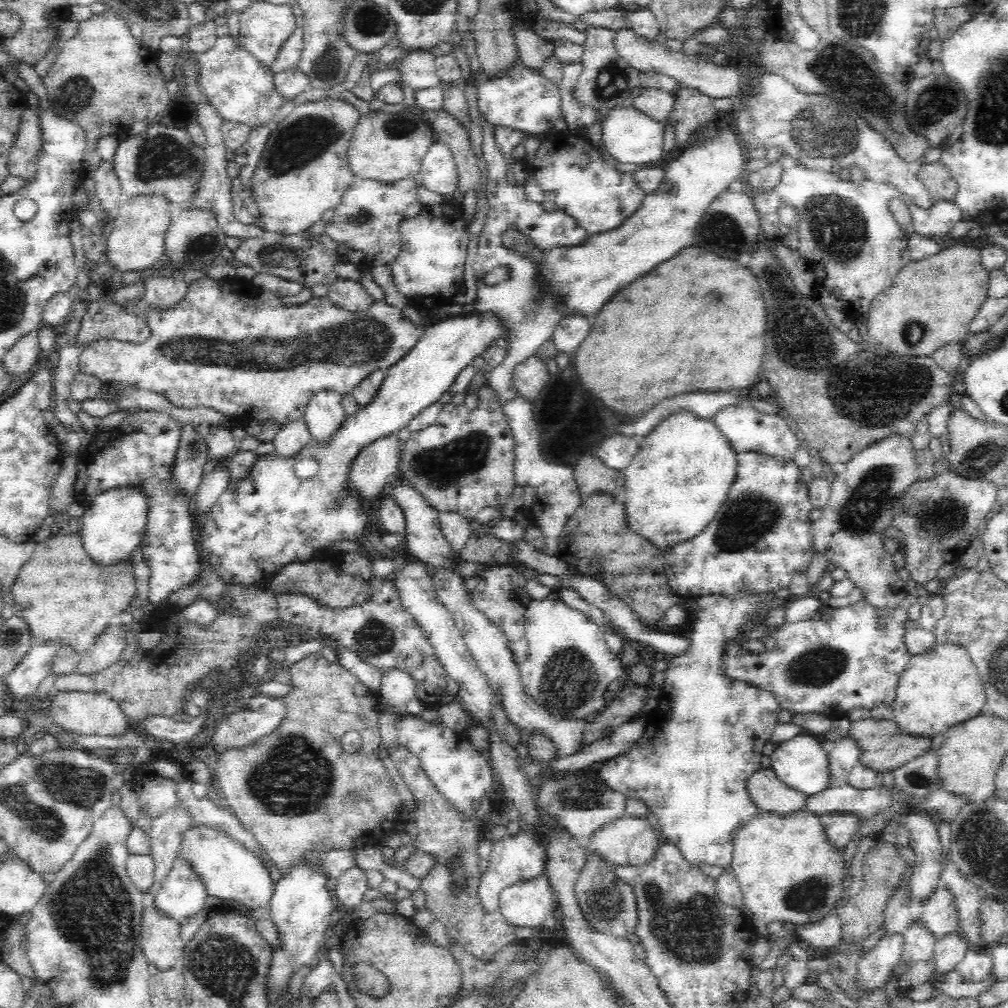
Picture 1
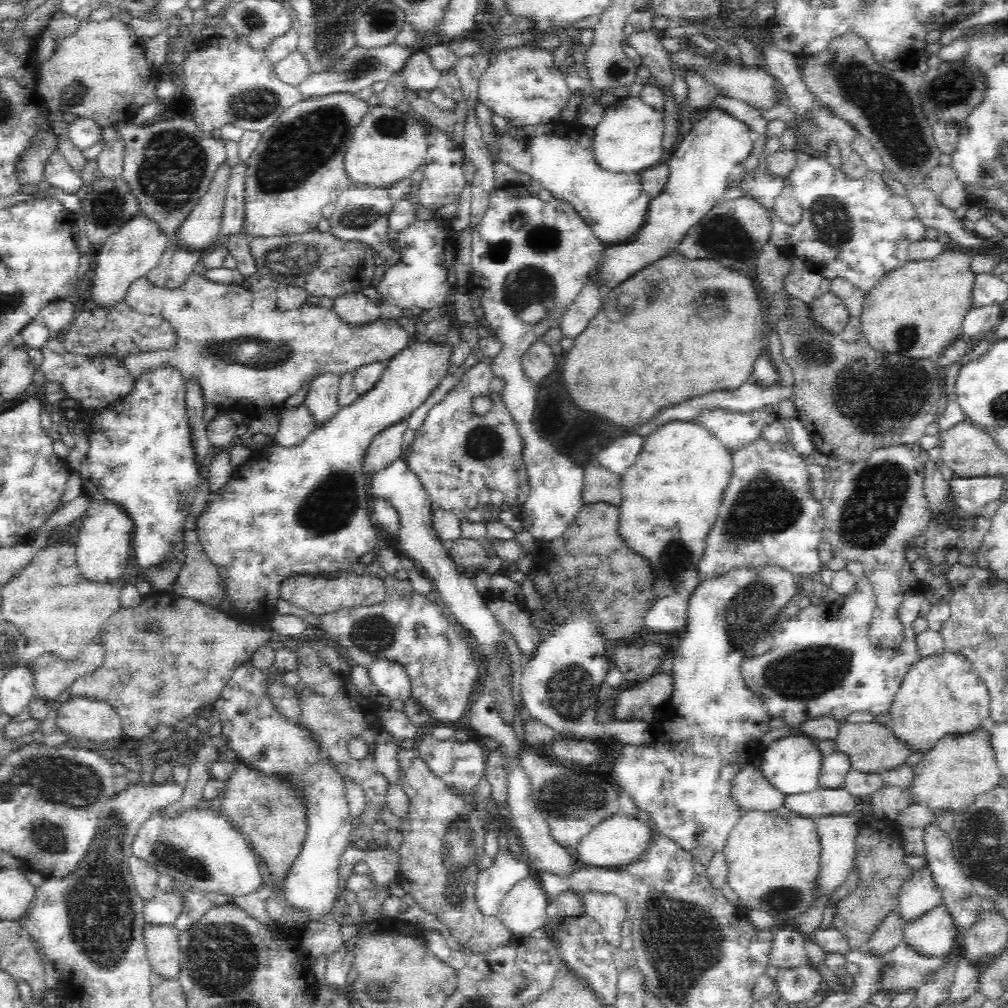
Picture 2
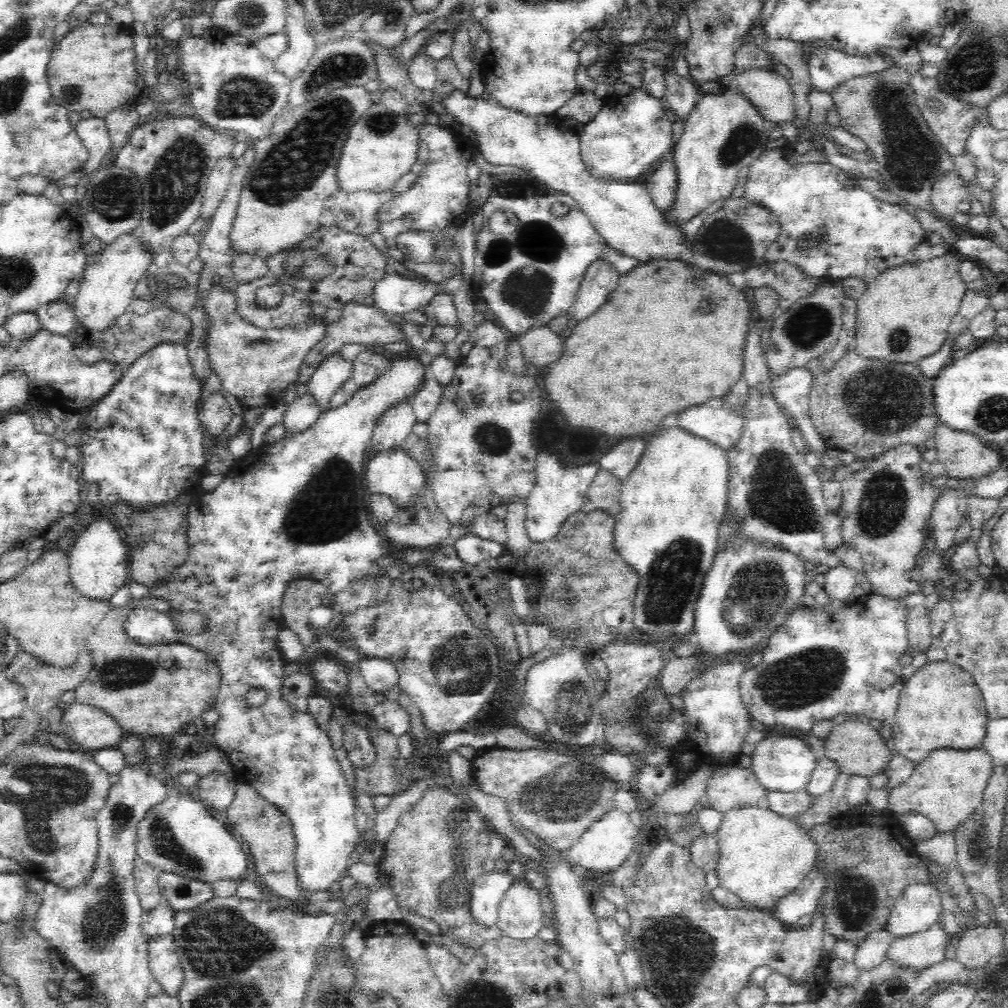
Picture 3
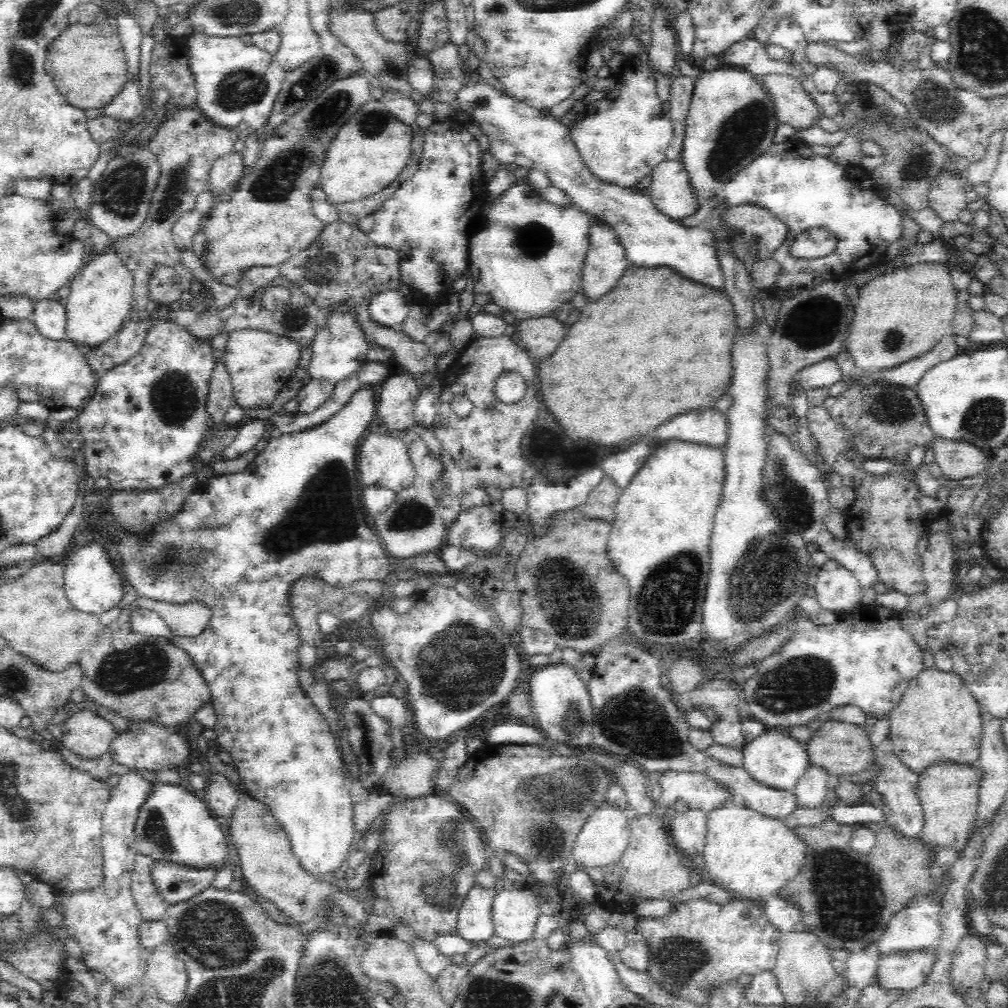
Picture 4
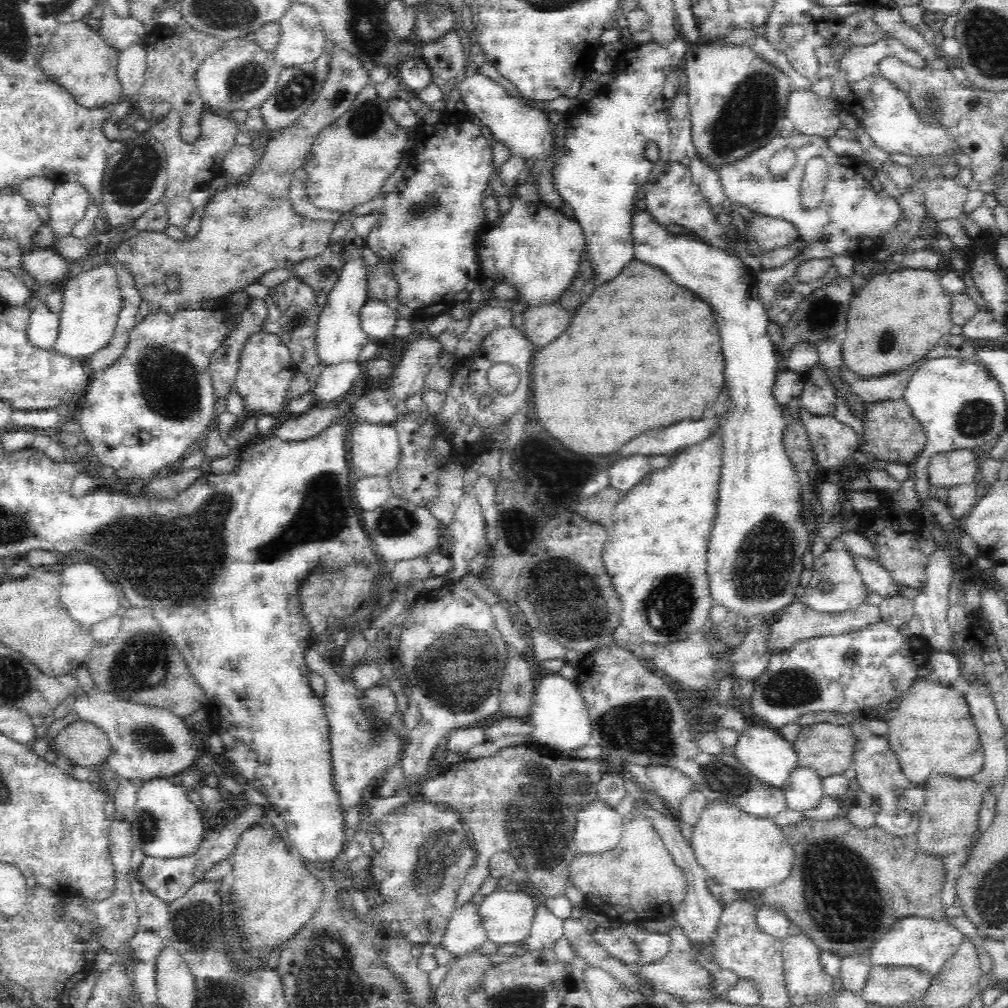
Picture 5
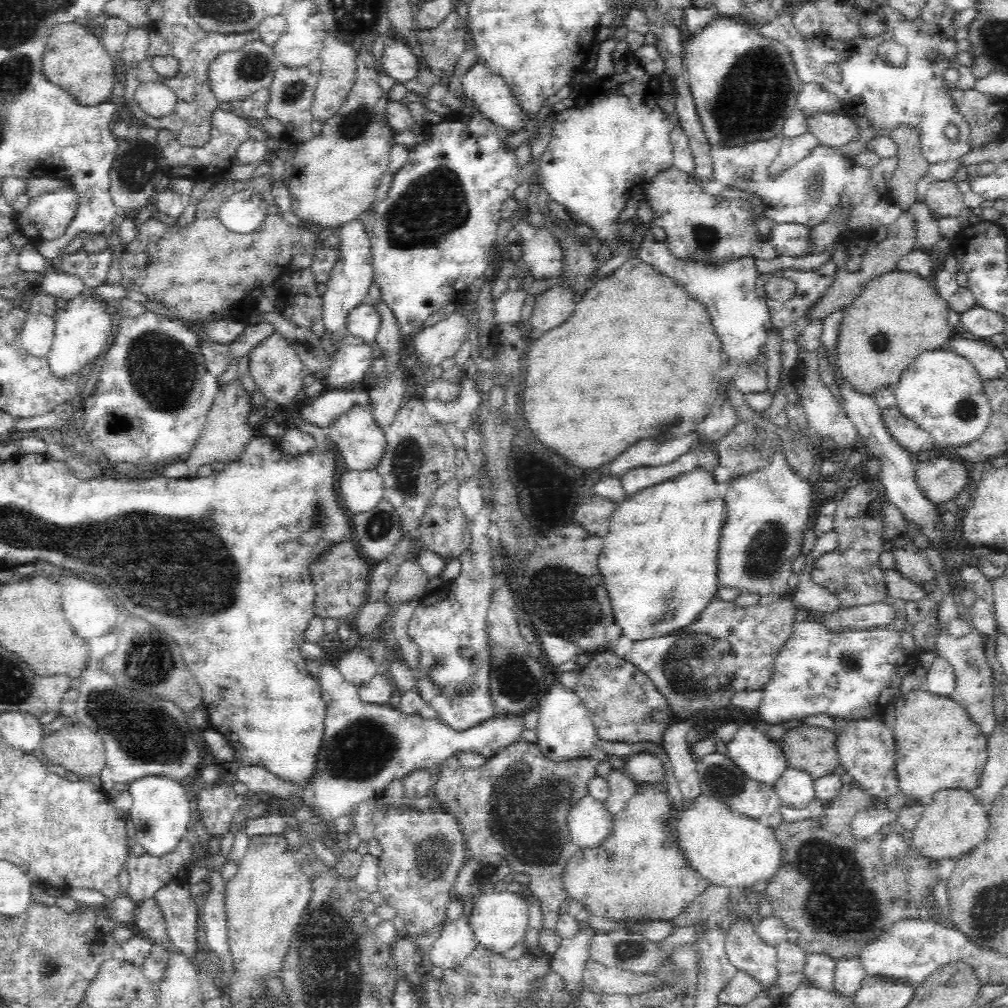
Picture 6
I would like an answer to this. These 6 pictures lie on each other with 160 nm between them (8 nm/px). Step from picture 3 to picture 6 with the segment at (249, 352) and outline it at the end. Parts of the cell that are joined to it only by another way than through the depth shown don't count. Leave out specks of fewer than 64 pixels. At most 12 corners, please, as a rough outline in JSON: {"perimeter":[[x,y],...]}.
{"perimeter":[[278,332],[254,348],[249,374],[283,406],[310,373]]}

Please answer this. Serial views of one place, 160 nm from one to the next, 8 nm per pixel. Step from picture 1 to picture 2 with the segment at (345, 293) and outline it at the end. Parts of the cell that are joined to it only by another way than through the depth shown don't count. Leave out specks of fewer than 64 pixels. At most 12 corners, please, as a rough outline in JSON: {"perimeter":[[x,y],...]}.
{"perimeter":[[364,294],[338,296],[332,309],[348,326],[384,315]]}

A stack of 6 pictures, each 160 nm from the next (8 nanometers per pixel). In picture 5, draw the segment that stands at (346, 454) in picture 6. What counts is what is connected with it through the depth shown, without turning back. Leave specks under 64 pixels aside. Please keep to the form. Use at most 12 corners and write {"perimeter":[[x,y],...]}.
{"perimeter":[[391,425],[349,426],[356,476],[387,476],[399,459]]}

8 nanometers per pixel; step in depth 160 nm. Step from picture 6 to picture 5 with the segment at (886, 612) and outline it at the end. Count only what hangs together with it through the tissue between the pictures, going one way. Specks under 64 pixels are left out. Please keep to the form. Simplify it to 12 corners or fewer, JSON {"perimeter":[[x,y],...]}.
{"perimeter":[[800,600],[773,619],[774,652],[820,635],[862,630],[882,621],[864,601],[837,613]]}

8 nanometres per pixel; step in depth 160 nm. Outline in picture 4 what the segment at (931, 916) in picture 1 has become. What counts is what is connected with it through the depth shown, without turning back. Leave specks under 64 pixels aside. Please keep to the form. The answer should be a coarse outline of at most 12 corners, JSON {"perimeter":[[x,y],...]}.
{"perimeter":[[934,950],[880,955],[874,982],[903,997],[926,983]]}

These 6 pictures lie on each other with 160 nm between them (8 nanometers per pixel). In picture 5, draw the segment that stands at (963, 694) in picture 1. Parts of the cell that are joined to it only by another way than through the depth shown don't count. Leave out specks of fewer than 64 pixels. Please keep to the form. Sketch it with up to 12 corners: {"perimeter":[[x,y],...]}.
{"perimeter":[[918,677],[886,738],[907,782],[979,778],[962,693]]}

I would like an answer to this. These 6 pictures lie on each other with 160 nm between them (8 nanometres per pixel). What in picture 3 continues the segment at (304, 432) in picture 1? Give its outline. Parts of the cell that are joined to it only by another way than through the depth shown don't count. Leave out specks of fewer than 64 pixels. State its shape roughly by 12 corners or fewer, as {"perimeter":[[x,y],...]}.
{"perimeter":[[306,391],[287,406],[288,433],[310,428],[322,413]]}

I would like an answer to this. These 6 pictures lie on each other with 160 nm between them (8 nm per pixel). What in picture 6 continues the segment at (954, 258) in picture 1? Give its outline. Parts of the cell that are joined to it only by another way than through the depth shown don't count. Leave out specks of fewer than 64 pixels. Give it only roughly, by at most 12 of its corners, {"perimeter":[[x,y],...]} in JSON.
{"perimeter":[[894,270],[845,309],[835,370],[872,397],[953,334],[932,281]]}

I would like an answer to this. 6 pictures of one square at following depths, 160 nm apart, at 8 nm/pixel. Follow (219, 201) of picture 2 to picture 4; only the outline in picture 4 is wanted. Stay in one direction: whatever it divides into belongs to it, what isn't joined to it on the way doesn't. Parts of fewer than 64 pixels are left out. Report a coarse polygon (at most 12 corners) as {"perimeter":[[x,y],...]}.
{"perimeter":[[238,146],[214,162],[208,190],[218,199],[244,174]]}

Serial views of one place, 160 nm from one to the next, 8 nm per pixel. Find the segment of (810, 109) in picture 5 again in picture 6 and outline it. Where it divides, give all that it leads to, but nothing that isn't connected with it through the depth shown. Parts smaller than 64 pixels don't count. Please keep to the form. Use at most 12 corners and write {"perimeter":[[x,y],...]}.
{"perimeter":[[834,112],[808,116],[820,145],[840,148],[861,132],[853,116]]}

